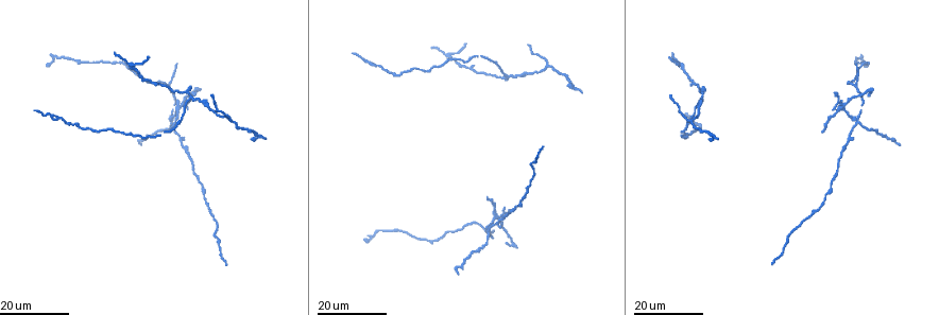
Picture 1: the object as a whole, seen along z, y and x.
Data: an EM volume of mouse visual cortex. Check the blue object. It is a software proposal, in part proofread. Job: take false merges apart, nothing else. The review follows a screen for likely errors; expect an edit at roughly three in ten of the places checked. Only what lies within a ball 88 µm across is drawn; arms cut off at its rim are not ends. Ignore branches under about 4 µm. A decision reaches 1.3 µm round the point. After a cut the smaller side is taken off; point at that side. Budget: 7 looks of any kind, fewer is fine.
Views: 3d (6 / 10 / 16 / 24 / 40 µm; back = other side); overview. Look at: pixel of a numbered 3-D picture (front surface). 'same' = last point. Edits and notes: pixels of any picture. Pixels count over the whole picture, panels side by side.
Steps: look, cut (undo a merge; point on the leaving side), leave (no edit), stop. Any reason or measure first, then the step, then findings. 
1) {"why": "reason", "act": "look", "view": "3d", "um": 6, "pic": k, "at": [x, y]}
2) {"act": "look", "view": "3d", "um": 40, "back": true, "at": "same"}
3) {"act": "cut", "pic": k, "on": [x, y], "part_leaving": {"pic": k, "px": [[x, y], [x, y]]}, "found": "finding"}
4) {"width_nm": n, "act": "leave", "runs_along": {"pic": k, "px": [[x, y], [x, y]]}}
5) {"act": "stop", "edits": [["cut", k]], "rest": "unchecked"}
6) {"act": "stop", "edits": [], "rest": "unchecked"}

{"why": "small branch off a trunk", "act": "look", "view": "3d", "um": 16, "pic": 1, "at": [447, 55]}

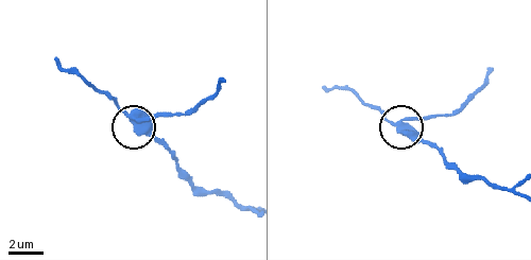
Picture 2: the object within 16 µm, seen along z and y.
{"act": "look", "view": "3d", "um": 10, "pic": 2, "at": [398, 123]}

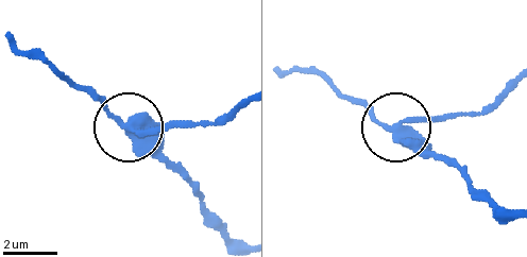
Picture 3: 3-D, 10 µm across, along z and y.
{"act": "cut", "pic": 3, "on": [173, 127], "part_leaving": {"pic": 3, "px": [[133, 132], [213, 125], [240, 107]]}, "found": "two neurons meet here"}

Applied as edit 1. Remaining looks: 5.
{"act": "look", "view": "overview"}

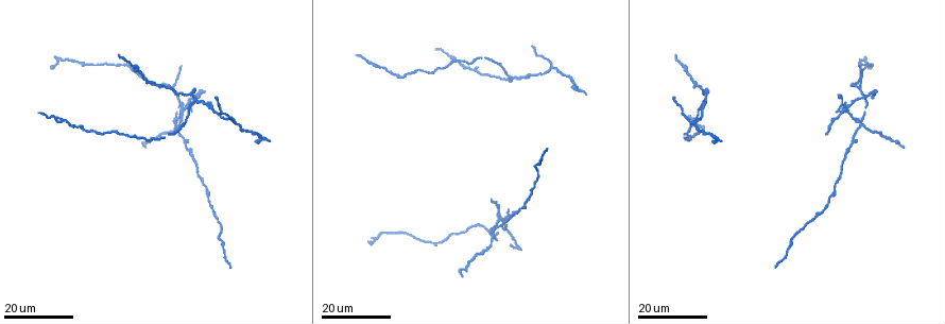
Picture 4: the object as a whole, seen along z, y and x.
{"why": "four arms meet", "act": "look", "view": "3d", "um": 24, "pic": 4, "at": [511, 79]}

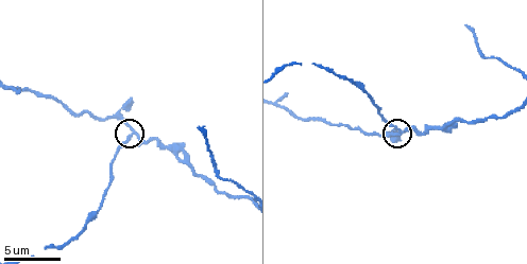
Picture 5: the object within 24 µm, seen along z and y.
{"why": "zoom in", "act": "look", "view": "3d", "um": 6, "pic": 5, "at": [135, 132]}

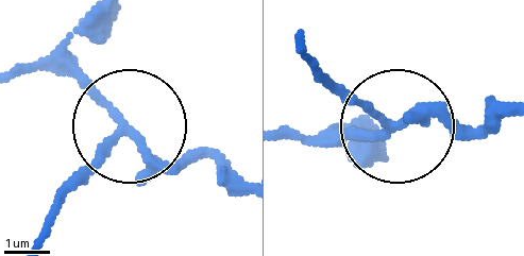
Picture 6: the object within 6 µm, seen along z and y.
{"side_arm_um": 16, "act": "leave", "found": "all the same neuron"}

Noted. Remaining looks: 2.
{"why": "three arms meet", "act": "look", "view": "3d", "um": 24, "pic": 4, "at": [372, 63]}

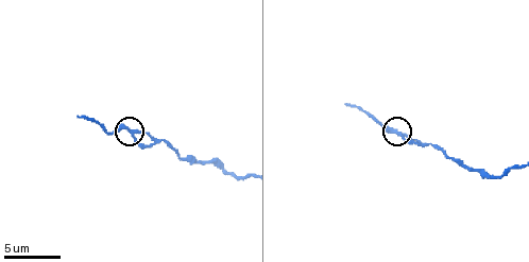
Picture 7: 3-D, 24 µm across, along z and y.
{"act": "look", "view": "3d", "um": 6, "pic": 7, "at": [136, 130]}

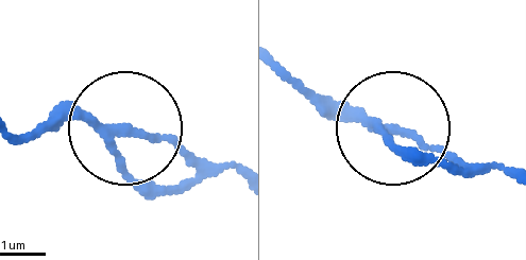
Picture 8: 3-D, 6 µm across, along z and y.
{"width_nm": 170, "act": "leave", "runs_along": {"pic": 8, "px": [[509, 175], [338, 119], [307, 91]]}, "found": "one neuron here"}

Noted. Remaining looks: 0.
{"act": "stop", "edits": [["cut", 3]], "rest": "unchecked"}

